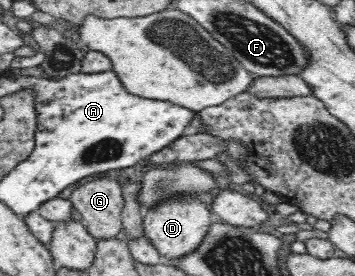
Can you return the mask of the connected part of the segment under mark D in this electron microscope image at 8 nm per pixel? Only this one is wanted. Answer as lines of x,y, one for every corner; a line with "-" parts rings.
181,193
170,195
168,199
158,200
143,213
143,227
145,235
150,239
152,245
165,260
178,259
183,255
194,251
208,232
208,226
212,224
215,217
208,203
204,202
198,195

